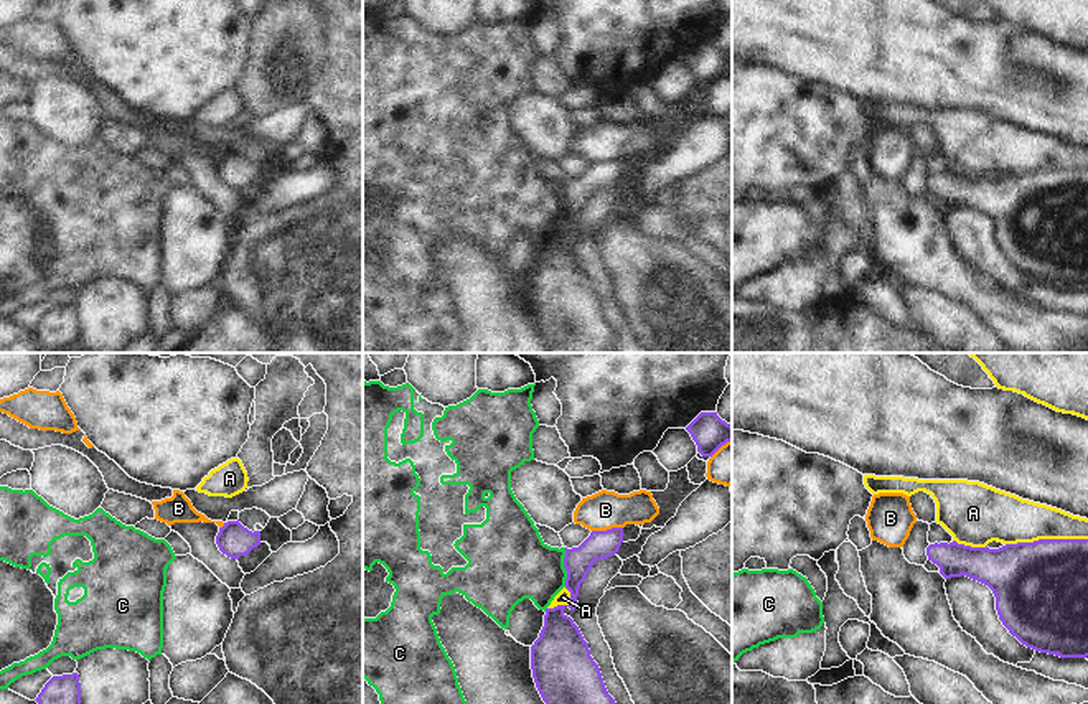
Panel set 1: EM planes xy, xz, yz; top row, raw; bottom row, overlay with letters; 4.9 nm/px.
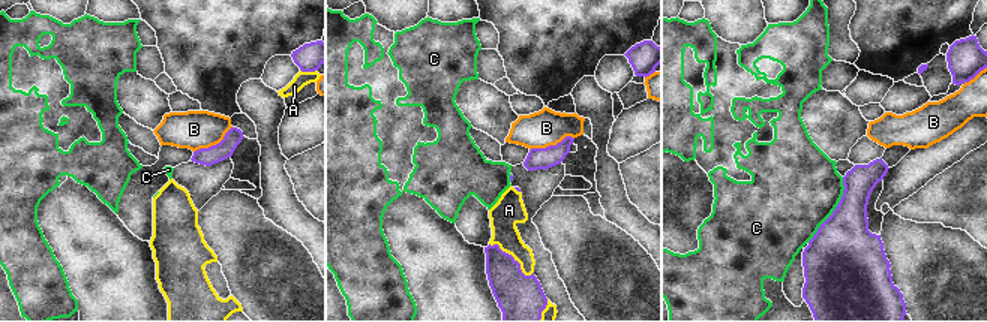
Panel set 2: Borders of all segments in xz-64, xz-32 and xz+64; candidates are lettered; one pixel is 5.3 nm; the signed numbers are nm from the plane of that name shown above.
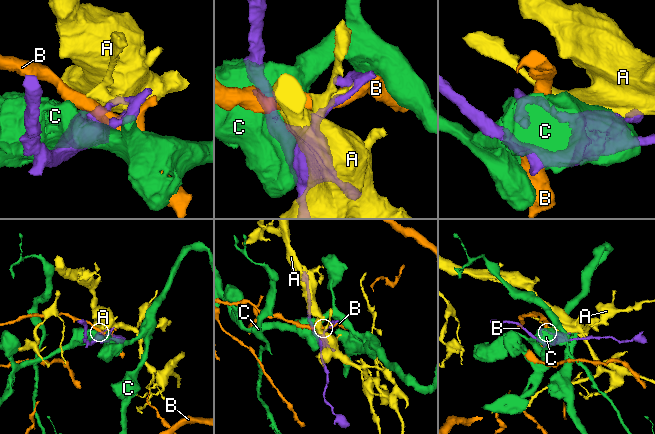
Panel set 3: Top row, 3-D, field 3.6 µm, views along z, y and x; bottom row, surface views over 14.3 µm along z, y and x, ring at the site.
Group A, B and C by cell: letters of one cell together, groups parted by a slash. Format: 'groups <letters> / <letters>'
groups A / B / C

